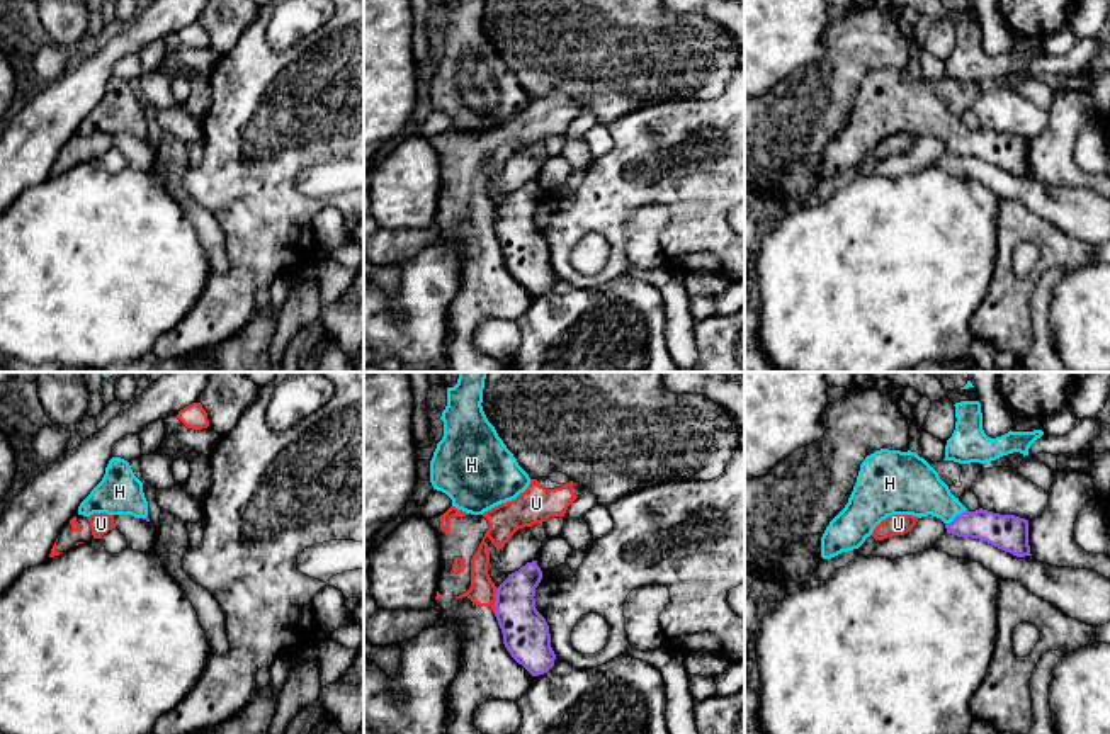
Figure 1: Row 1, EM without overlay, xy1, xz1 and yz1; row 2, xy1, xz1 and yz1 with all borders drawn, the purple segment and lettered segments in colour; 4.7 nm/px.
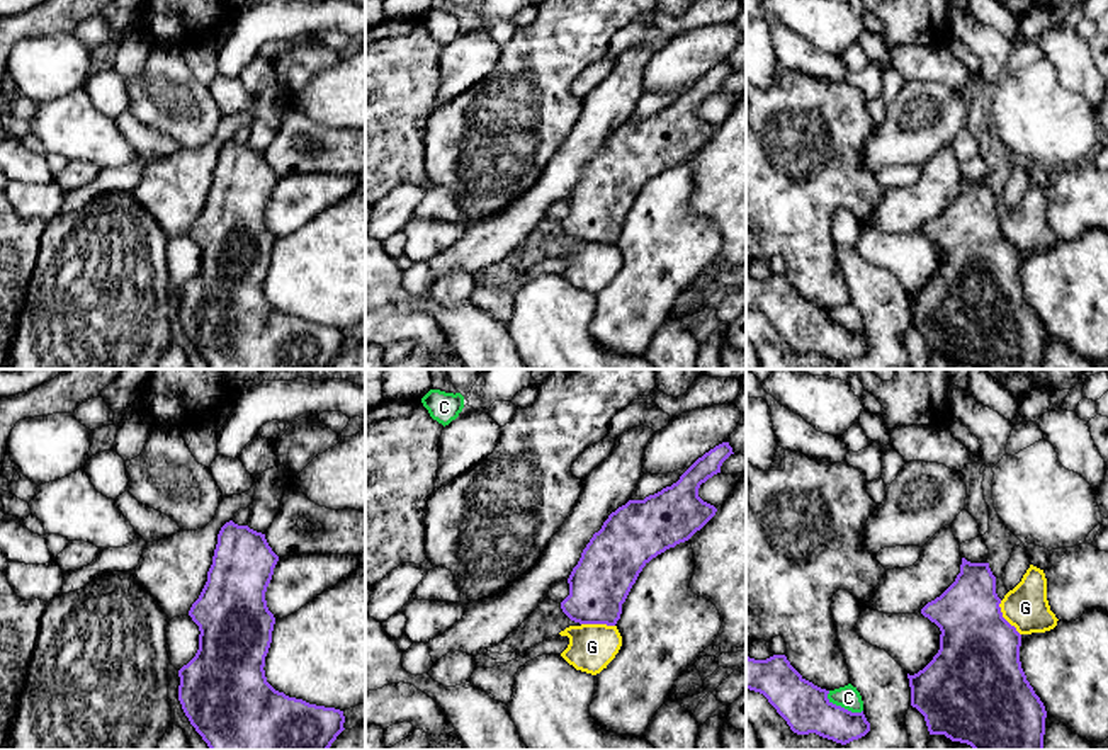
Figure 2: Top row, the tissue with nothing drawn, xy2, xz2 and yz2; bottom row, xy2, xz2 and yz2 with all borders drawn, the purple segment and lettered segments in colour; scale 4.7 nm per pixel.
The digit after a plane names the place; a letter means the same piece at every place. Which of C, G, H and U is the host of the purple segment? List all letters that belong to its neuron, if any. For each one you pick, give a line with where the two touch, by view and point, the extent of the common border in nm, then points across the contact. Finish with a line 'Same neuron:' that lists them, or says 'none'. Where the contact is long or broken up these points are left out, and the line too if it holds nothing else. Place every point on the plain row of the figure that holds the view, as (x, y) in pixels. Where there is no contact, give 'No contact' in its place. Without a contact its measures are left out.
H: Touches purple at yz1 (957, 135). Shared border 130 nm. Path across: yz1 (1007, 152), (966, 143), (957, 135), (913, 106)
Same neuron: H

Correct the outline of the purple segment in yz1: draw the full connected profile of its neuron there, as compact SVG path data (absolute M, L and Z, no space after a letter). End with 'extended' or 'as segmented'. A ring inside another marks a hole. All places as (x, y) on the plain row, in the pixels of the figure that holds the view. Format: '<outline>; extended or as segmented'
M881 68L860 83L857 102L845 127L830 141L821 156L821 177L831 178L841 172L858 168L874 148L892 134L937 136L947 153L984 160L1017 177L1032 175L1028 165L1028 139L1015 134L1000 134L988 129L969 131L938 92L916 71Z; extended

